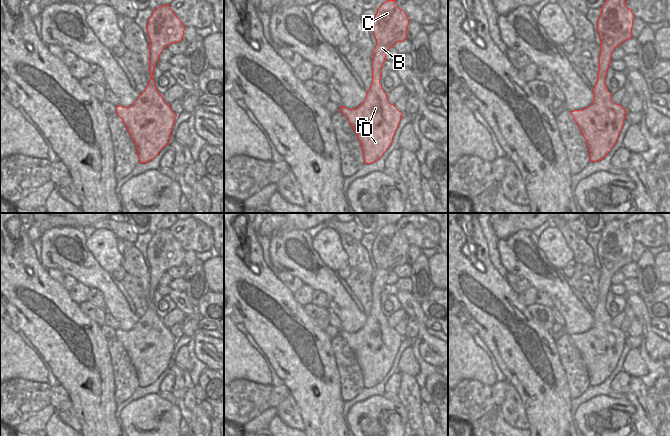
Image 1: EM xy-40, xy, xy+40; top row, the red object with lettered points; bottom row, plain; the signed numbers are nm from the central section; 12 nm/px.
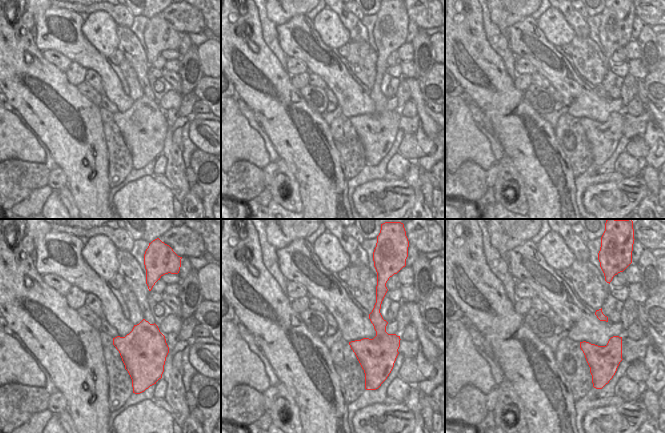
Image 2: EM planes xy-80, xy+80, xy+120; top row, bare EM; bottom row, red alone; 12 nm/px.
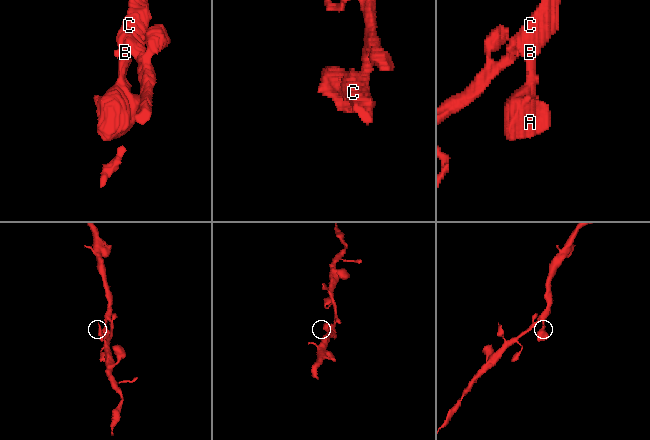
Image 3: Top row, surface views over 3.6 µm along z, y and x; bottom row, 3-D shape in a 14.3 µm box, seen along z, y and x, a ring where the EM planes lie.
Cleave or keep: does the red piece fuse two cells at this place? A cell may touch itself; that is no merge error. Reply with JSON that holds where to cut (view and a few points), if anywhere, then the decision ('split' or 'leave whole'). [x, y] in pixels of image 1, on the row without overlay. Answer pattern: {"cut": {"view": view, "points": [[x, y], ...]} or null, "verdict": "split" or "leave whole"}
{"cut": null, "verdict": "leave whole"}

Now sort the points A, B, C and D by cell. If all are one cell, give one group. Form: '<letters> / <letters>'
A B C D

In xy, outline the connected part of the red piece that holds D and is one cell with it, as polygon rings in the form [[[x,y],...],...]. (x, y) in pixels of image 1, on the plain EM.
[[[388,224],[377,233],[372,245],[376,269],[373,274],[371,310],[359,331],[339,332],[356,357],[363,373],[365,388],[376,386],[388,374],[403,339],[388,325],[380,302],[388,274],[395,267],[407,263],[409,245],[396,224]]]

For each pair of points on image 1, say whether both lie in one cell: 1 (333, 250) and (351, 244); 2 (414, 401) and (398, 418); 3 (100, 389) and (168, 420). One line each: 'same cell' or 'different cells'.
1: different cells
2: different cells
3: different cells

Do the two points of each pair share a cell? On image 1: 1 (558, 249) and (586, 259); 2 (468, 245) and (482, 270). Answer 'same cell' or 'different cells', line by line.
1: different cells
2: same cell

